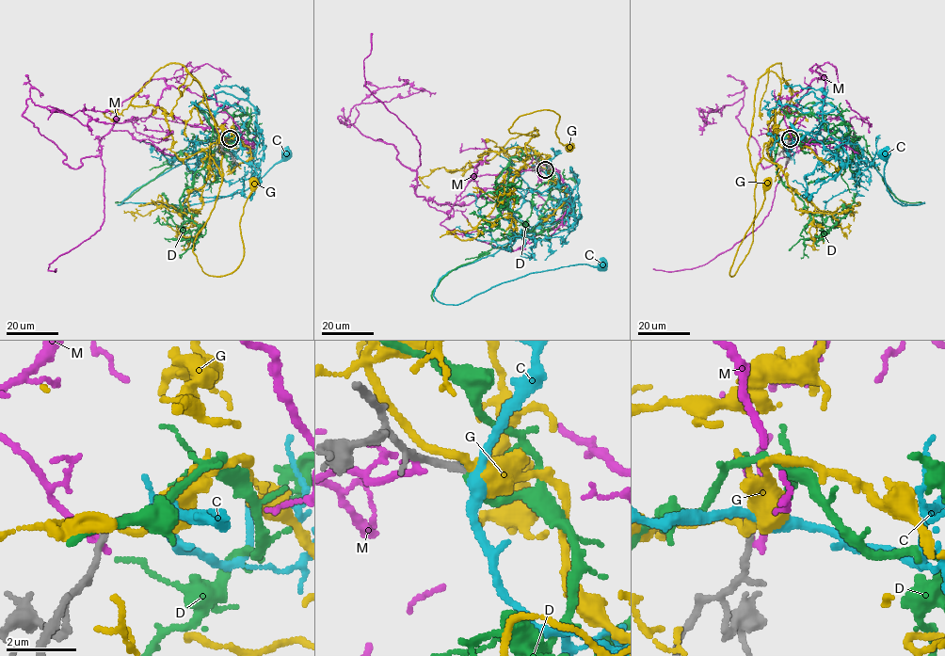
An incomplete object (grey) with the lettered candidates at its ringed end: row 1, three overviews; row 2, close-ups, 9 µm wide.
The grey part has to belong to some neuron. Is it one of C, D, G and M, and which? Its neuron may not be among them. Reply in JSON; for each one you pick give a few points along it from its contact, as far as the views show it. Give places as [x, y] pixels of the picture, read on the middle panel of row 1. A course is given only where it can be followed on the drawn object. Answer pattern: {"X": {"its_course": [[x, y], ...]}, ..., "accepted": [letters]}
{"D": {"its_course": [[545, 169], [545, 221], [527, 229], [508, 213], [522, 154], [495, 182], [498, 226], [478, 233]]}, "accepted": ["D"]}

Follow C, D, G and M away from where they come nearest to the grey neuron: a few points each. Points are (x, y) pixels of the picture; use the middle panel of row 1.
C: (545, 169), (552, 184), (548, 218), (508, 247), (448, 271), (433, 296), (458, 305), (532, 273), (602, 264)
D: (545, 169), (545, 221), (527, 229), (508, 213), (522, 154), (495, 182), (498, 226), (478, 233)
G: (545, 169), (525, 144), (537, 136), (508, 131), (520, 116), (552, 110), (559, 116), (555, 135), (570, 147)
M: (541, 168), (476, 176), (474, 200), (439, 204), (392, 145), (338, 118), (381, 88), (435, 92)

